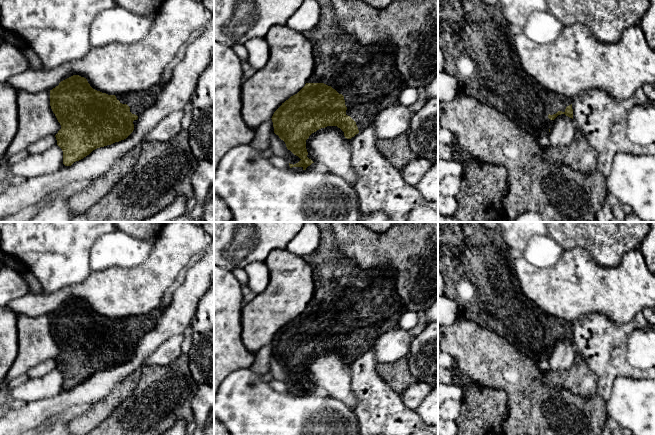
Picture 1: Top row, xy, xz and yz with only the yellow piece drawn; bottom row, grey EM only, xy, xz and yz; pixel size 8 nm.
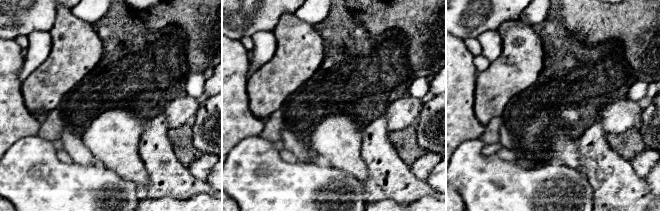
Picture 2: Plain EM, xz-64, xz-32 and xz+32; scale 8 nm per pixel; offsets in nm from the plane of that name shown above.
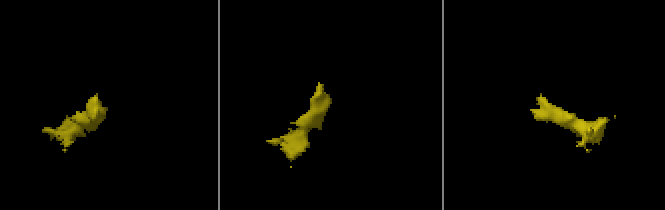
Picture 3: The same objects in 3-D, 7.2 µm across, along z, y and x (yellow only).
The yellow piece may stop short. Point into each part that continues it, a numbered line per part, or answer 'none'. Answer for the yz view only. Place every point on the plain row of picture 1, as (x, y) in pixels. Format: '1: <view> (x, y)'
1: yz (478, 270)

